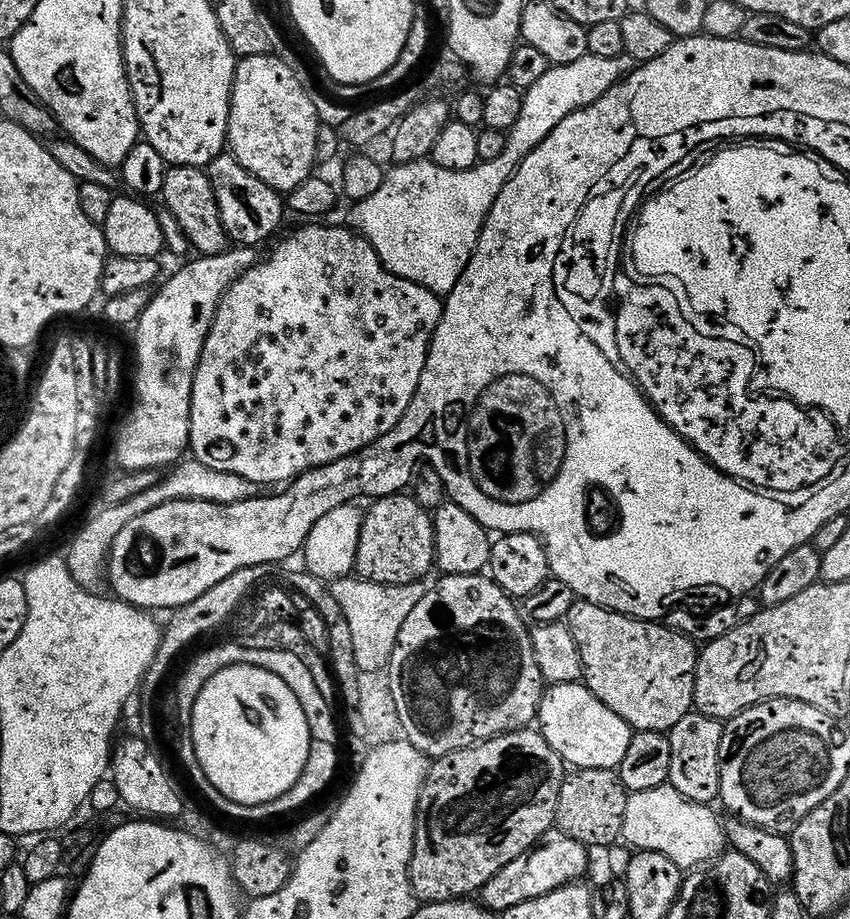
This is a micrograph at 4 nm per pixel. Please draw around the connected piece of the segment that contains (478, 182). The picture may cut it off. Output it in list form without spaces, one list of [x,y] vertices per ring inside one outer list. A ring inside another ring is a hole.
[[[586,55],[578,58],[578,62],[549,67],[542,78],[524,92],[522,112],[507,136],[492,129],[477,133],[480,163],[470,170],[452,171],[442,170],[442,166],[425,158],[393,167],[393,172],[385,175],[381,188],[352,208],[351,227],[371,242],[387,272],[435,292],[441,298],[447,297],[458,278],[462,278],[480,241],[489,201],[502,194],[518,165],[567,116],[598,102],[629,72],[627,55],[618,58]]]

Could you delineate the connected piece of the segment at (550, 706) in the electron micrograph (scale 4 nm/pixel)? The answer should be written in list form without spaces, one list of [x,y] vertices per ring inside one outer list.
[[[572,686],[567,689],[568,696],[559,700],[556,696],[545,695],[540,701],[538,731],[548,745],[554,749],[561,761],[575,769],[606,769],[615,771],[626,758],[634,731],[602,704],[588,687]]]

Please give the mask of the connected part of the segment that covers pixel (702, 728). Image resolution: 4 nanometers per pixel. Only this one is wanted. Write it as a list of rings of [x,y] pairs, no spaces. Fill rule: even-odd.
[[[691,712],[667,733],[670,742],[669,785],[692,802],[709,805],[720,794],[720,746],[723,723]]]

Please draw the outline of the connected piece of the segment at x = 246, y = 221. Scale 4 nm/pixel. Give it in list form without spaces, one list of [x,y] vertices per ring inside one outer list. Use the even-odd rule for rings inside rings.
[[[222,154],[206,169],[208,181],[218,202],[220,217],[229,241],[240,246],[260,246],[280,228],[286,217],[286,200],[281,193],[266,186],[256,176],[251,176],[230,154]]]

